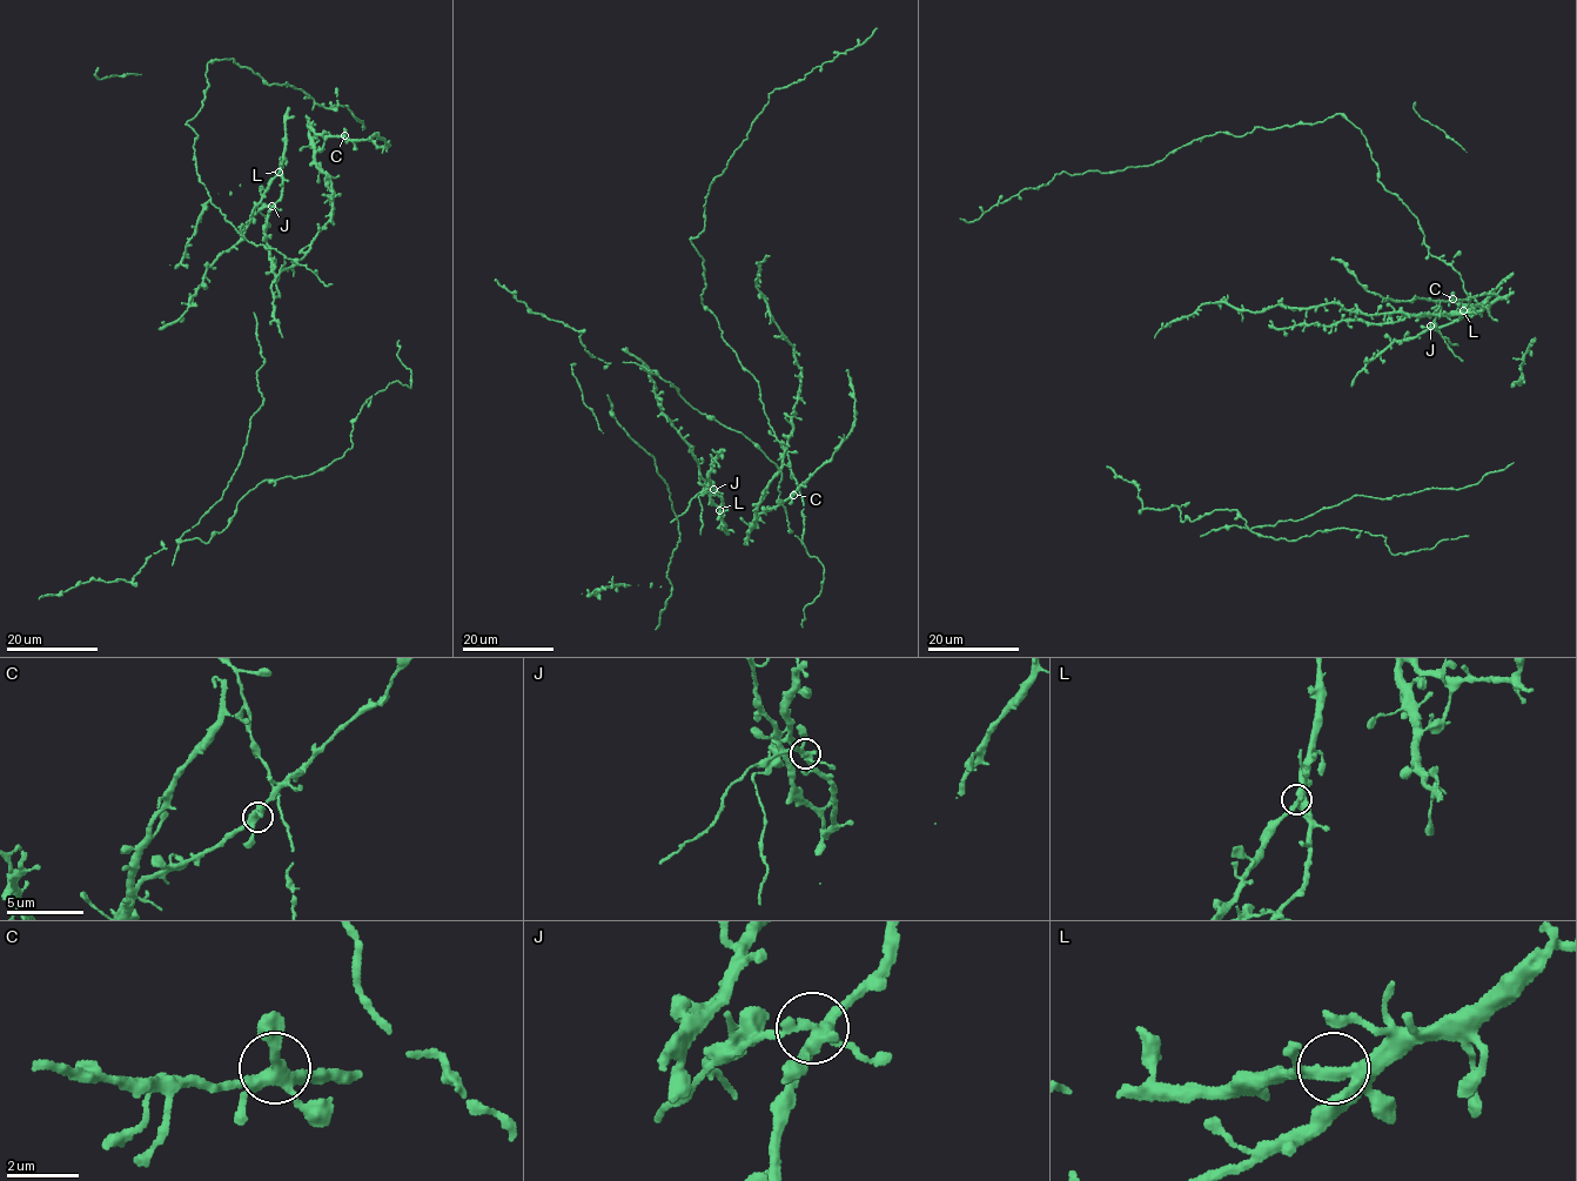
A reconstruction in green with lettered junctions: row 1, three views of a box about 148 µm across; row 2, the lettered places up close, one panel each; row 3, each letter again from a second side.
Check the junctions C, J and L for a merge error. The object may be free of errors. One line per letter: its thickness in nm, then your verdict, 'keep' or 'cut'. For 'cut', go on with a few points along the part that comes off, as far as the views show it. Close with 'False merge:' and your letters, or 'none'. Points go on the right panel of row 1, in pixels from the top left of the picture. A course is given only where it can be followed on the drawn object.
C: 380 nm | keep
J: 320 nm | cut | (1430, 327), (1457, 344)
L: 320 nm | keep
False merge: J

